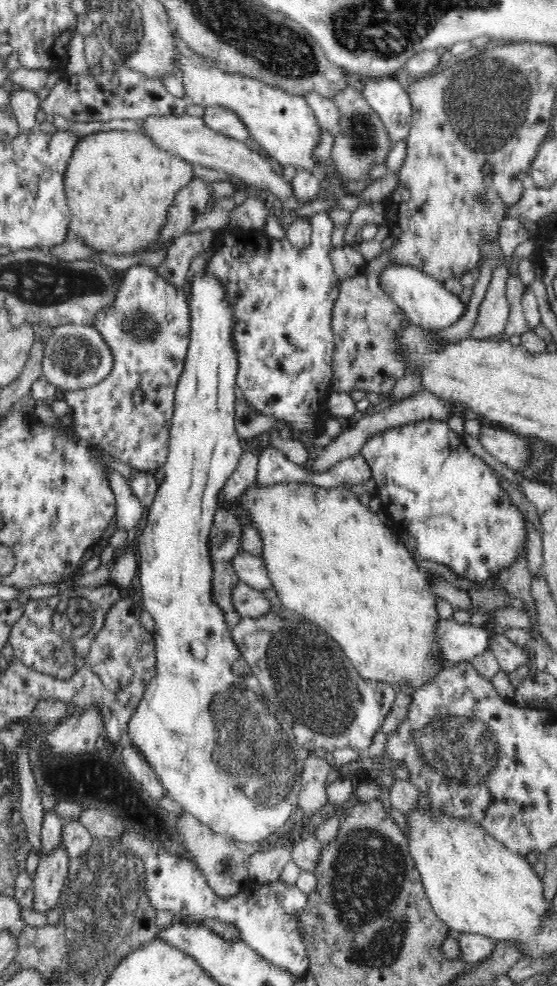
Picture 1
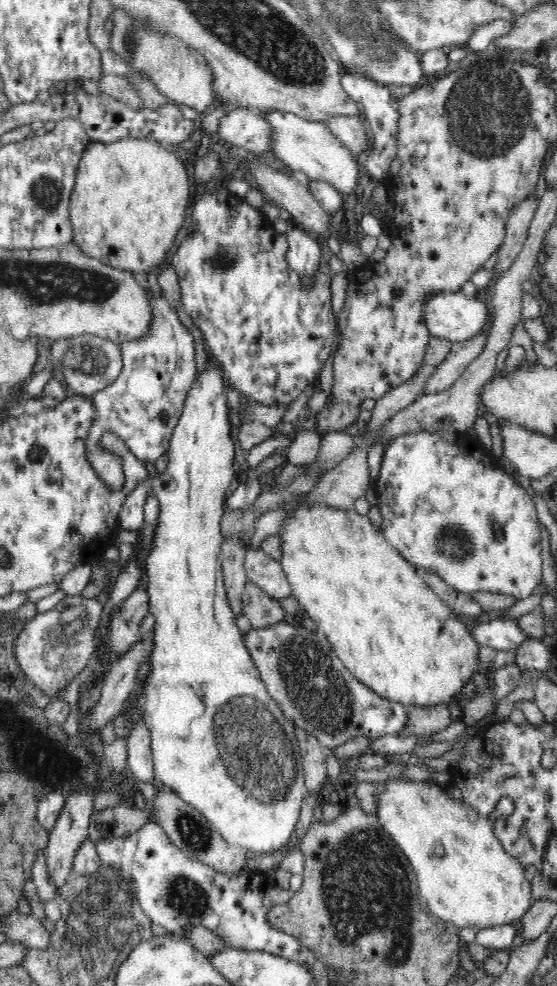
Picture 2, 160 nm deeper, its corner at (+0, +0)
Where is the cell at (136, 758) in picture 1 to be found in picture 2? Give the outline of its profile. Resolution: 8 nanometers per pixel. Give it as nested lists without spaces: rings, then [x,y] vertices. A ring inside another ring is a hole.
[[[140,717],[132,728],[130,736],[127,738],[128,760],[127,768],[135,777],[142,782],[154,784],[156,782],[153,769],[153,754],[151,751],[151,733],[145,727],[144,719]]]

